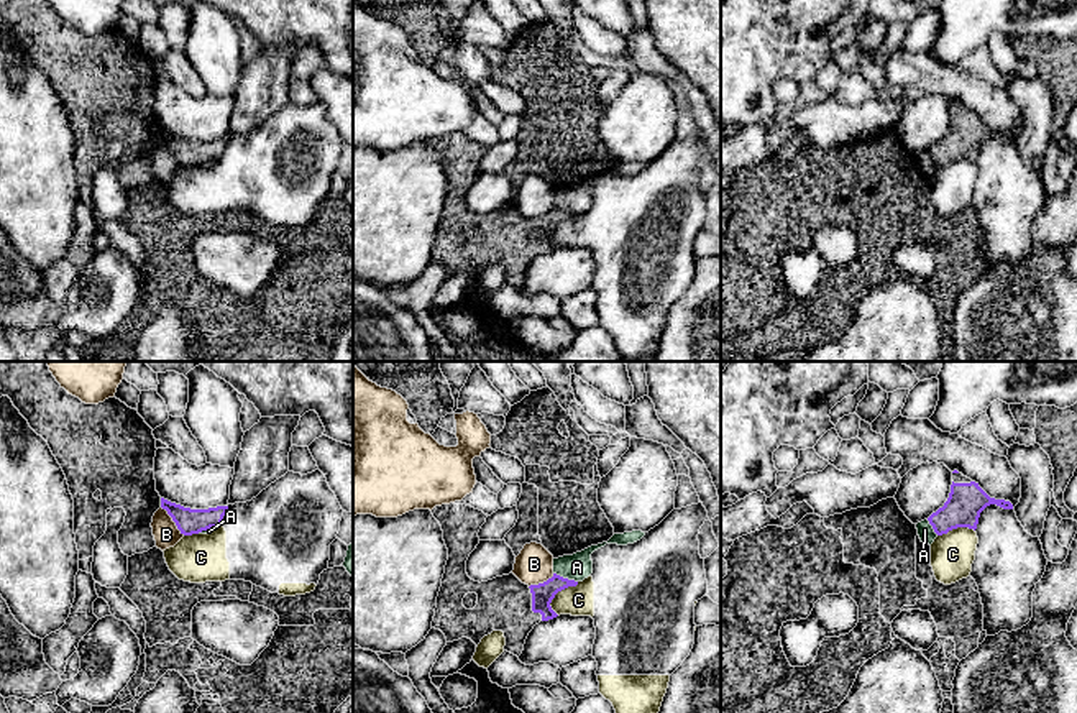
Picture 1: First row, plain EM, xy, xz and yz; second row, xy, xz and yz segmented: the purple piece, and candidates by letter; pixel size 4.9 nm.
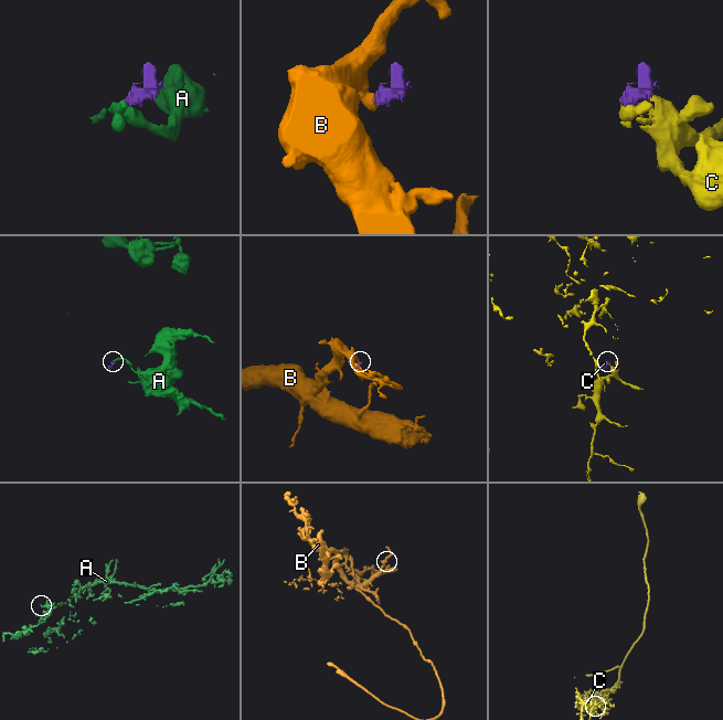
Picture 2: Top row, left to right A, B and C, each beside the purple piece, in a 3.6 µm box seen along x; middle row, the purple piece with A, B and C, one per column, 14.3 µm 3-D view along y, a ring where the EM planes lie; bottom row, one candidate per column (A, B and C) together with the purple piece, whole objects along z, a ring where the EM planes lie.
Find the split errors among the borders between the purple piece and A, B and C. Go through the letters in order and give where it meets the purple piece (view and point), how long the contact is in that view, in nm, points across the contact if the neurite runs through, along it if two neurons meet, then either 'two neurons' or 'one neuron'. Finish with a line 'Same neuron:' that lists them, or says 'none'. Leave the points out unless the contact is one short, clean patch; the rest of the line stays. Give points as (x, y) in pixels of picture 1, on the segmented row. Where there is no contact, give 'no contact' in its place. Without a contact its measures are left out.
A: xz (565, 579) | 130 nm | along xz (554, 572), (577, 582) | two neurons
B: xy (173, 519) | 180 nm | along xy (161, 506), (184, 534) | two neurons
C: xz (557, 592) | 200 nm | along xz (578, 582), (562, 588), (552, 600), (550, 608), (557, 615) | two neurons
Same neuron: none

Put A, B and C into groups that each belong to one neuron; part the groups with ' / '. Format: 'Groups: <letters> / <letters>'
Groups: A / B / C

